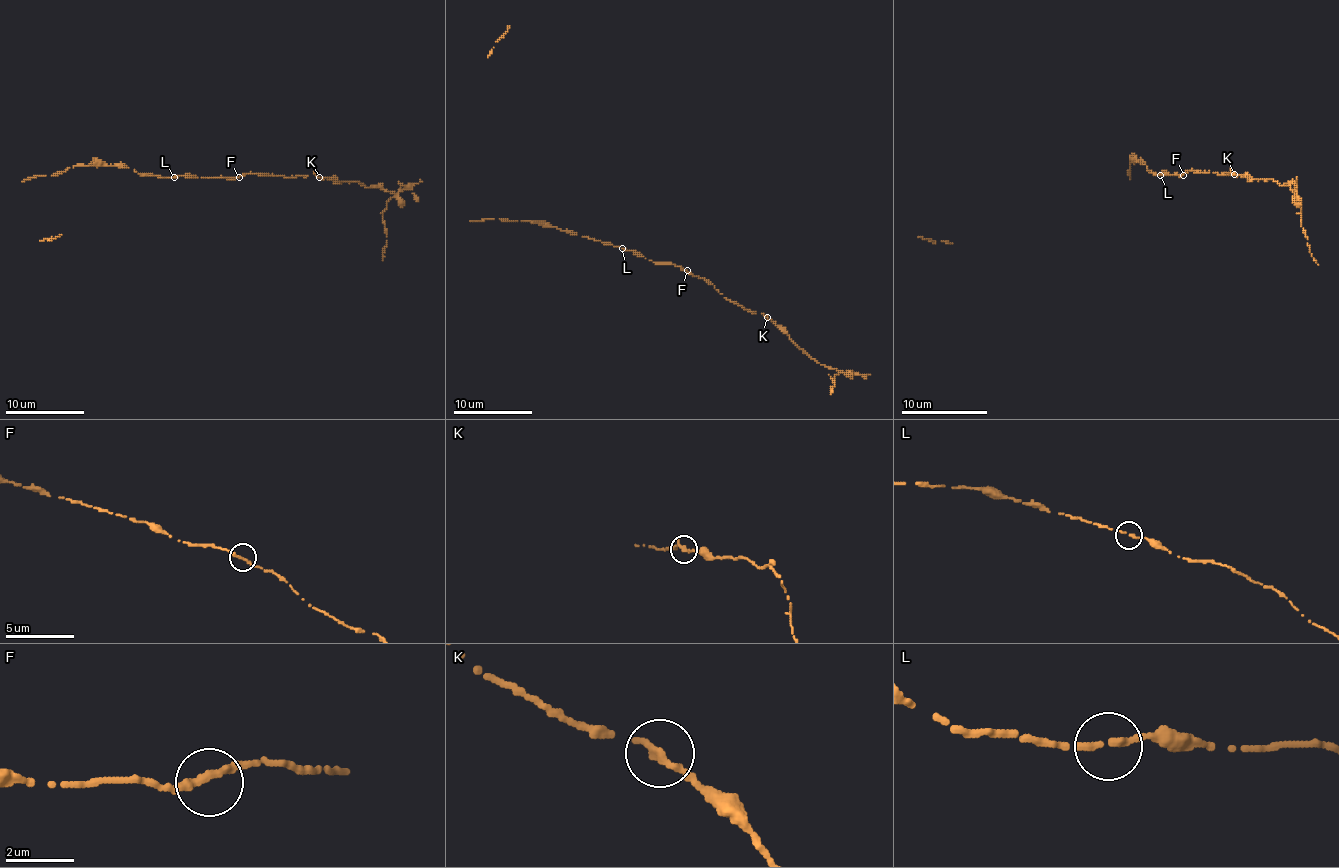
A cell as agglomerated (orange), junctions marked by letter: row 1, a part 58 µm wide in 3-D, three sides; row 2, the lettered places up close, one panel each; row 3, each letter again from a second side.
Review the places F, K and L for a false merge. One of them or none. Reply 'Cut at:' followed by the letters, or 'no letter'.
Cut at: no letter

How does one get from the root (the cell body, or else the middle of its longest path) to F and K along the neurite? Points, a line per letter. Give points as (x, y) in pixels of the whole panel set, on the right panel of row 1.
F: (1158, 175), (1183, 175)
K: (1158, 175), (1183, 175), (1190, 170), (1218, 175), (1230, 170), (1235, 175)

